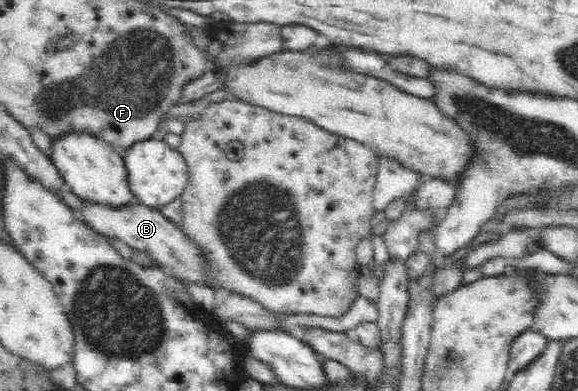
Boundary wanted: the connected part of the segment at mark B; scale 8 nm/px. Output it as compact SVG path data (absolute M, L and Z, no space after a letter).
M82 200L82 205L73 211L91 231L107 237L110 241L118 239L135 251L150 255L158 262L162 262L165 268L170 268L172 274L181 282L203 284L204 264L197 255L197 247L191 245L189 240L179 232L178 226L162 215L158 208L150 208L135 200L119 206L94 200Z

